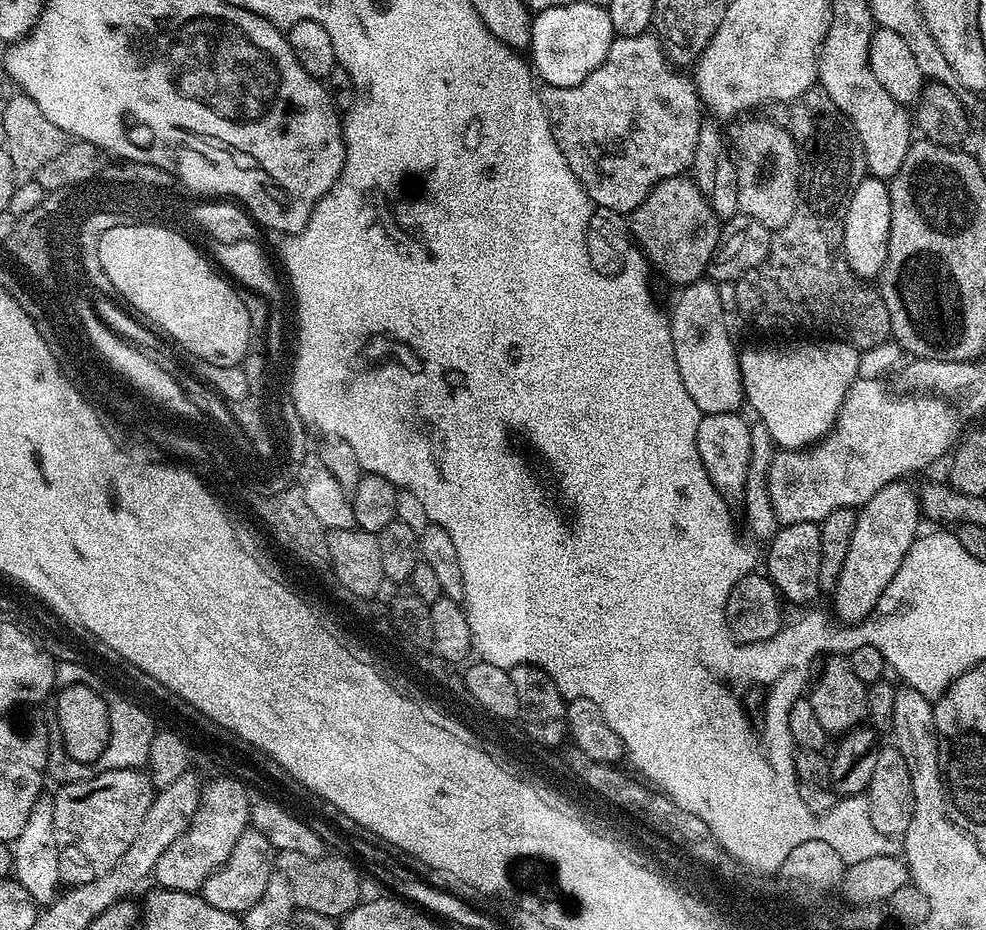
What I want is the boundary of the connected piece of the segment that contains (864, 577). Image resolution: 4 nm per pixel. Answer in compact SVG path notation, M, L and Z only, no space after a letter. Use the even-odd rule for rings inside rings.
M901 478L882 486L882 490L878 490L870 502L861 504L857 511L854 538L850 538L850 551L846 553L846 562L842 564L842 574L838 574L834 589L835 615L847 625L865 620L876 611L886 586L890 586L894 574L898 574L902 558L906 558L921 531L920 497L908 482Z

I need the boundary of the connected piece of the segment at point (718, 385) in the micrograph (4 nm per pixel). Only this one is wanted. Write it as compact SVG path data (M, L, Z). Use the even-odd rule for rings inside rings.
M709 280L685 285L668 316L678 374L701 415L737 412L746 398L739 353L728 334L724 306L717 288Z

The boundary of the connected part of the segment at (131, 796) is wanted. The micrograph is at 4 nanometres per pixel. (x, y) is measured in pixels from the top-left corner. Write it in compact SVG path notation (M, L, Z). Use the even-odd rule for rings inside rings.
M138 768L106 770L94 778L60 784L57 789L56 796L51 797L54 838L58 842L60 879L68 886L94 882L119 862L157 794L151 775Z

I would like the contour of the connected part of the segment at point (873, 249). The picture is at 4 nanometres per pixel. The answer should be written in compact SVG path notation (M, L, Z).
M871 174L865 175L864 180L858 182L850 198L850 206L846 210L844 257L853 275L865 282L875 281L886 262L890 242L890 192L889 185L885 181Z

